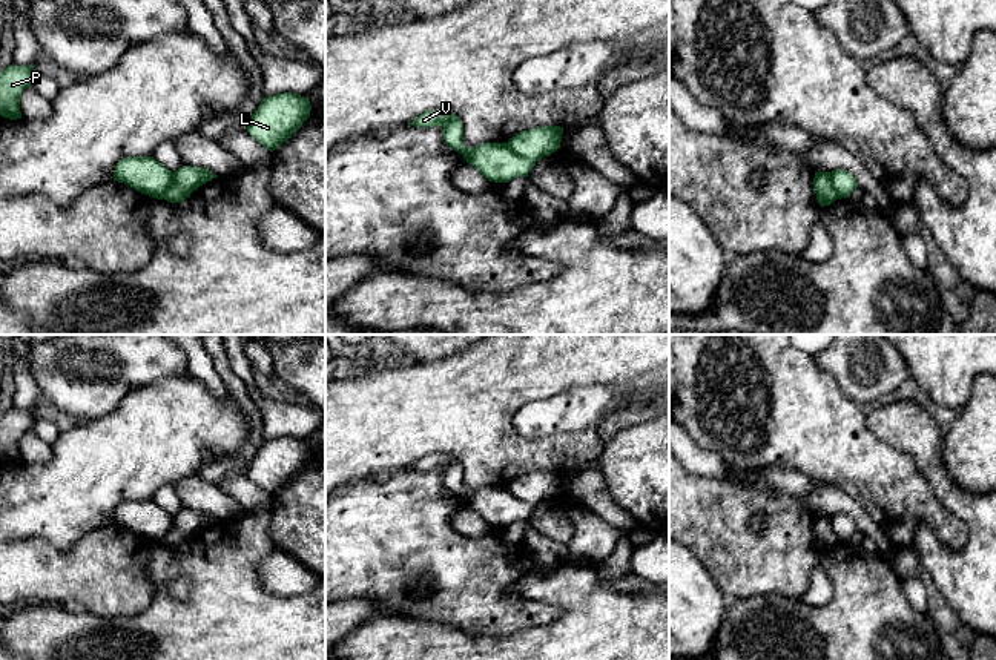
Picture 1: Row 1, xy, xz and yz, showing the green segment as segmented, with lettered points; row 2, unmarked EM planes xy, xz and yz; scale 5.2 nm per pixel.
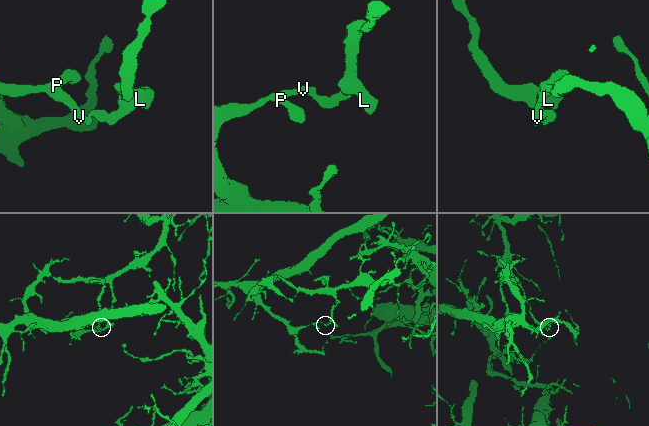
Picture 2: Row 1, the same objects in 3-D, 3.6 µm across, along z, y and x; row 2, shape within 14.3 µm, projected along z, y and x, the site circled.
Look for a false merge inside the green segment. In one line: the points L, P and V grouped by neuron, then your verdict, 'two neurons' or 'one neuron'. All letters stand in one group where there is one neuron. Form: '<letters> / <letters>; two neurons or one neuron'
L / P V; two neurons

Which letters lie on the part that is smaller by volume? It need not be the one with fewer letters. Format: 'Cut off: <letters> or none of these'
Cut off: L

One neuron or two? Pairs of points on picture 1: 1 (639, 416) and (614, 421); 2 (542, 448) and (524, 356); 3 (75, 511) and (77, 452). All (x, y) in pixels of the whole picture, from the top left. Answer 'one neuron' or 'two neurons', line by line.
1: one neuron
2: one neuron
3: one neuron

